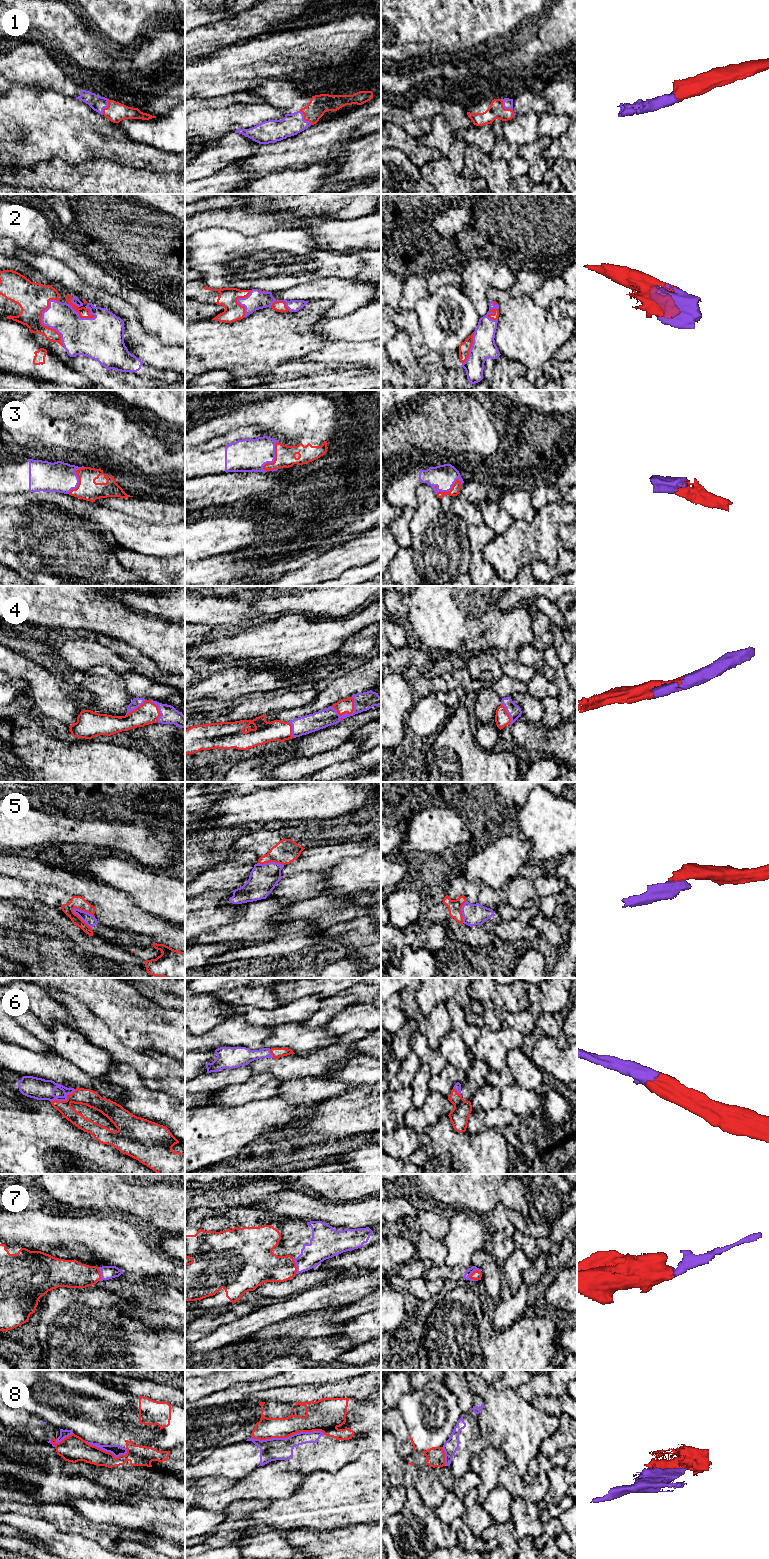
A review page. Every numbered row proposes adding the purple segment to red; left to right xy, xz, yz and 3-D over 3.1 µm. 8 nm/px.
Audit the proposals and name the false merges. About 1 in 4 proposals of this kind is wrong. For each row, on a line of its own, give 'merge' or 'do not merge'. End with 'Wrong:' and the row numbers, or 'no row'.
1: merge
2: merge
3: merge
4: merge
5: do not merge
6: merge
7: merge
8: do not merge
Wrong: 5, 8

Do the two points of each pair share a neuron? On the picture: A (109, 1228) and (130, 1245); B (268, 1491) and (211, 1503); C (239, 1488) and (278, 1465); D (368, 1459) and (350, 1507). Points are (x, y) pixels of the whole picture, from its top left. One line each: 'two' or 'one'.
A: one
B: one
C: one
D: one

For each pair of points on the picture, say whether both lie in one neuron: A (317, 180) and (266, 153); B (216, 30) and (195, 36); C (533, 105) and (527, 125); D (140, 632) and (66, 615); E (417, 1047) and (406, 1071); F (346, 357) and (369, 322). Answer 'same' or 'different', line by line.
A: different
B: same
C: different
D: same
E: different
F: different

